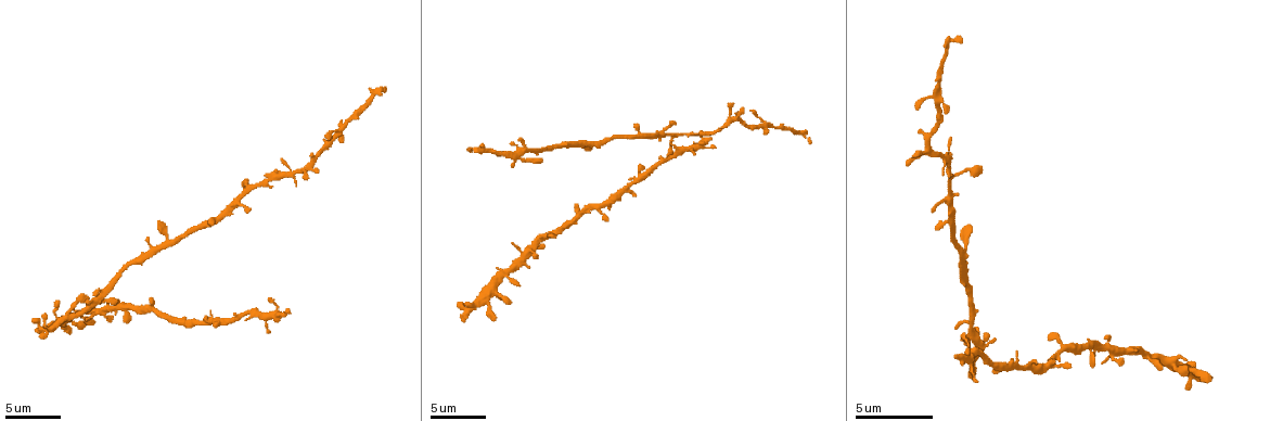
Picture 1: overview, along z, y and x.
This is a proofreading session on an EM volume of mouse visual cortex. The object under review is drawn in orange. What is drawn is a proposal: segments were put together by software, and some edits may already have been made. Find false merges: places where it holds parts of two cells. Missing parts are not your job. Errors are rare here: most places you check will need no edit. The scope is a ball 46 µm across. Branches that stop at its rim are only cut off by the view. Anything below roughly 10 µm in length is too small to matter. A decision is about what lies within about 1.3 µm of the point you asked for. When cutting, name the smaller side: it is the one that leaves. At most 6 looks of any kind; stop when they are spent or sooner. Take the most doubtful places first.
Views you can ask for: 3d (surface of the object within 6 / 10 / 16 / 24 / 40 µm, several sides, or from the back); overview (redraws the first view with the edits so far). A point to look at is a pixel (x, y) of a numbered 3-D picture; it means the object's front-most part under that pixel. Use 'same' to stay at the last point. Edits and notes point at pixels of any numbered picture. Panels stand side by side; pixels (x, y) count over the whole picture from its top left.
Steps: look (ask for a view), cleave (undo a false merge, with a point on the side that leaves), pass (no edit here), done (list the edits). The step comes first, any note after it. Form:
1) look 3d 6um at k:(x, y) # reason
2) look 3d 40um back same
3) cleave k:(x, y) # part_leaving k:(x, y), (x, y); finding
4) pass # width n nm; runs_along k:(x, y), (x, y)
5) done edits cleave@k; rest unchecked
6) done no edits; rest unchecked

look 3d 16um at 1:(156, 309)

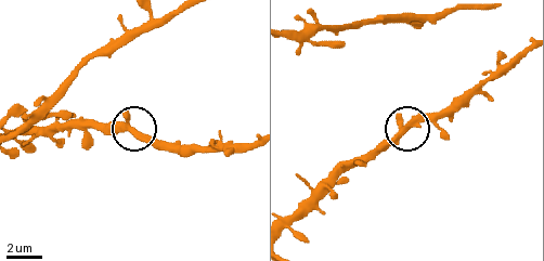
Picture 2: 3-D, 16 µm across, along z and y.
pass # side_arm 15 um; one cell here

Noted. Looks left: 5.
look 3d 10um at 1:(520, 160) # looks like a crossing

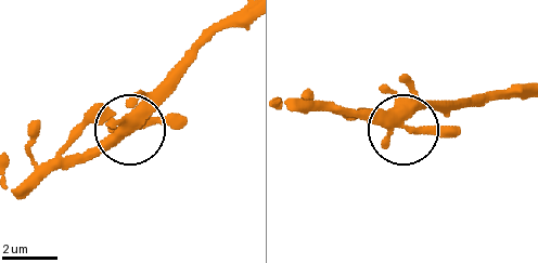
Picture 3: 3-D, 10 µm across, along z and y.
pass # runs_along 3:(520, 90), (428, 104), (394, 125), (347, 113); continuous, no second cell

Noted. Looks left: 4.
look 3d 6um at 1:(288, 174) # three arms meet

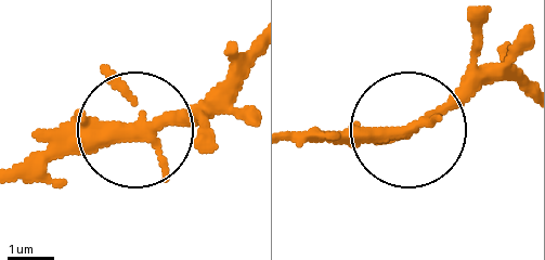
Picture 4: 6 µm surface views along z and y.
pass # arms 3; runs_along 4:(23, 179), (241, 108); one cell here

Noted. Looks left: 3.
done no edits; rest unchecked

